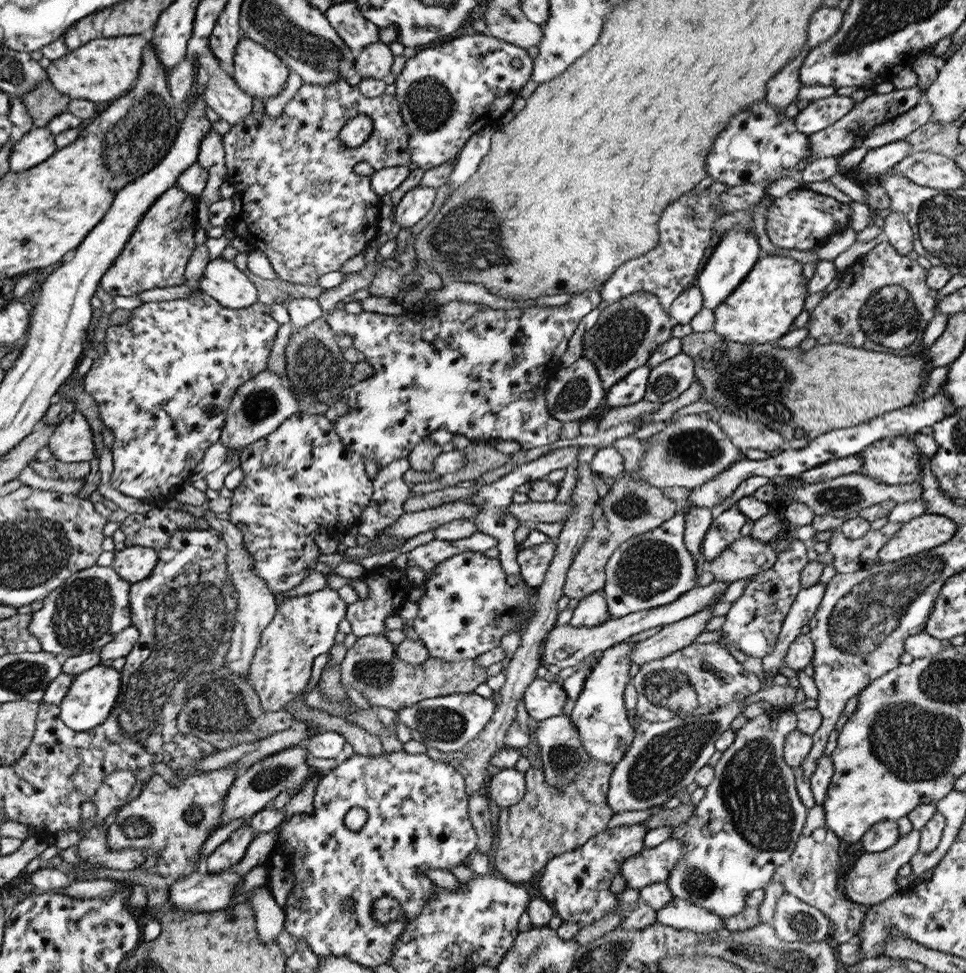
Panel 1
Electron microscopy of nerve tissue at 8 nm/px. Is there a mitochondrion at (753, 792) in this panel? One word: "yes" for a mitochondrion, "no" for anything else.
yes

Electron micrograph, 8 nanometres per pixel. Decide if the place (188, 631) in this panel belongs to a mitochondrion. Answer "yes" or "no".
yes

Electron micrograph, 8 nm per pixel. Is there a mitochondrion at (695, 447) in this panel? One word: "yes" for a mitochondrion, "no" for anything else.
yes

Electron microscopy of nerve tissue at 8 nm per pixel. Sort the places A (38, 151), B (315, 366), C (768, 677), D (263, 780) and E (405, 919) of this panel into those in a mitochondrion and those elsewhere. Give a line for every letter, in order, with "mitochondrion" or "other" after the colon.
A: other
B: mitochondrion
C: other
D: mitochondrion
E: other

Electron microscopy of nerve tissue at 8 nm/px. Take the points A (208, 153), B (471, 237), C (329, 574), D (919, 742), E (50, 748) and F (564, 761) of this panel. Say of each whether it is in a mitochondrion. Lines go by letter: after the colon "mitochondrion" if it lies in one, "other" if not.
A: other
B: mitochondrion
C: other
D: mitochondrion
E: other
F: mitochondrion

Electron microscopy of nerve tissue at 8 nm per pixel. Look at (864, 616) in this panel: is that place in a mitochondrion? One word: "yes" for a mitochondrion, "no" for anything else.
yes

